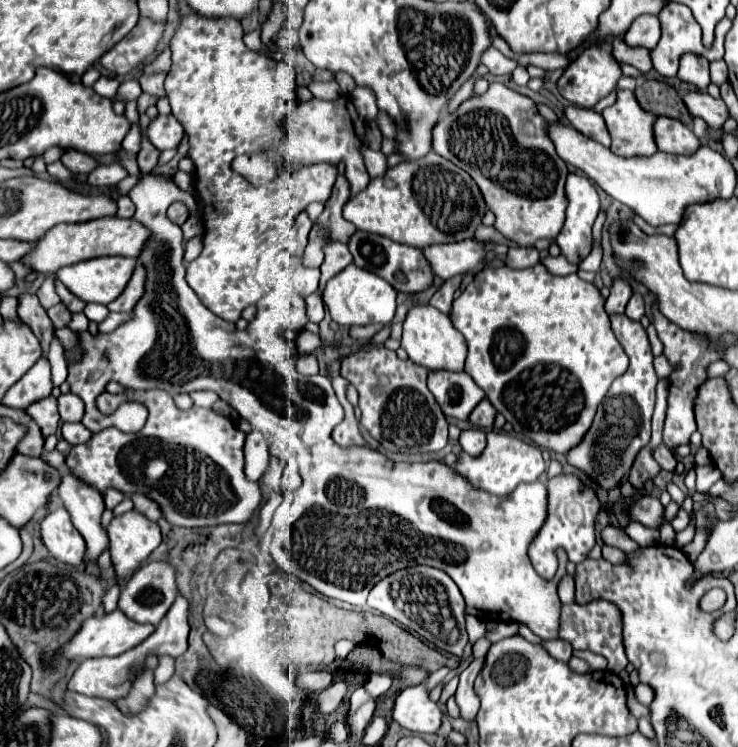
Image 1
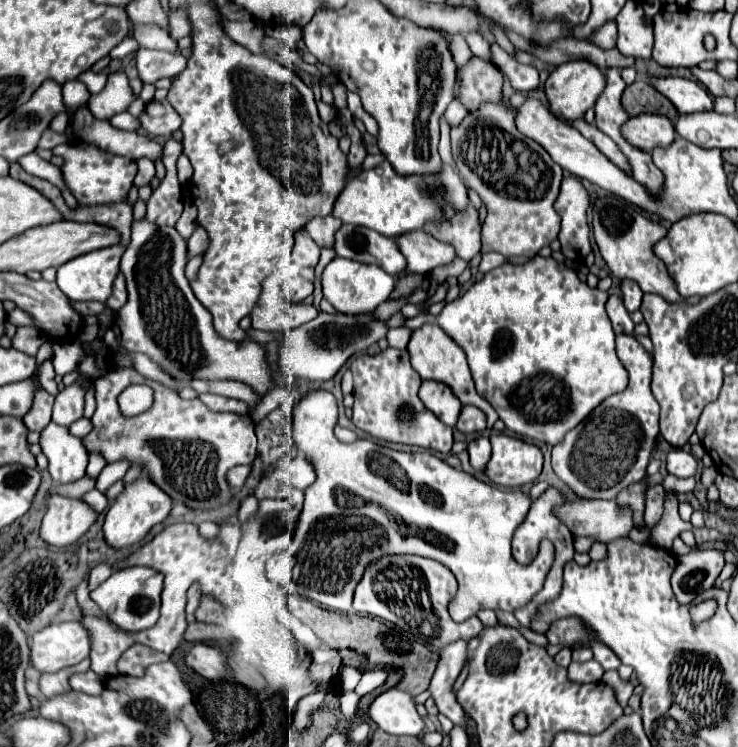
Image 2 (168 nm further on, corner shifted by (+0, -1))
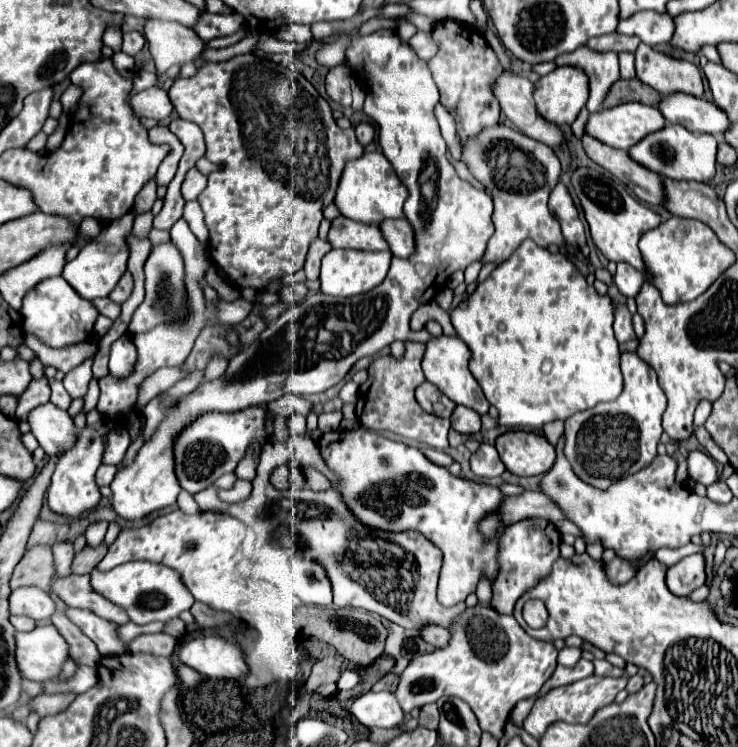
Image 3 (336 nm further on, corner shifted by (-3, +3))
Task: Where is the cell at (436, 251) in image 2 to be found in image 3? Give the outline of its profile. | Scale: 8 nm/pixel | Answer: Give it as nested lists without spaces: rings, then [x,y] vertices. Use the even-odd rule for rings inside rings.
[[[406,218],[380,222],[378,228],[384,234],[384,240],[388,242],[388,248],[394,256],[408,258],[414,252],[414,234]]]

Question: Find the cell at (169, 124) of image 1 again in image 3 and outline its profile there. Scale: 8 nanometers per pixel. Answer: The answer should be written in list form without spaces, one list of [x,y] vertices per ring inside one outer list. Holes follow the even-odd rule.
[[[152,86],[148,90],[142,90],[130,98],[130,104],[138,116],[144,118],[156,118],[164,120],[172,112],[172,102],[168,98],[168,92],[160,86]]]

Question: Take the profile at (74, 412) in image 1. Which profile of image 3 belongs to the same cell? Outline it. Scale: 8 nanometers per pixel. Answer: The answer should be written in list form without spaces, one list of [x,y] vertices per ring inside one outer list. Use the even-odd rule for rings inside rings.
[[[86,358],[82,364],[78,364],[64,376],[62,384],[72,398],[82,398],[88,392],[90,380],[92,380],[92,358]]]

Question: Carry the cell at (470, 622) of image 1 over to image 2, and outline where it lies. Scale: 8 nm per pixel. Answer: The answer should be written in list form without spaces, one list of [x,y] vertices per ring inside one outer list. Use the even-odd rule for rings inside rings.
[[[465,640],[453,642],[447,648],[443,648],[439,652],[439,656],[441,656],[441,660],[433,674],[431,686],[429,686],[431,696],[441,714],[445,714],[453,724],[465,726],[465,712],[463,712],[461,704],[457,702],[457,696],[453,694],[453,682],[457,682],[463,666],[465,666],[467,642]]]

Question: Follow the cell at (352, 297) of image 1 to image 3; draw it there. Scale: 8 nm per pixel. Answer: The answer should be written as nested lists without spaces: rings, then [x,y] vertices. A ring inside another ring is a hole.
[[[330,250],[322,258],[322,268],[320,268],[320,290],[328,296],[356,296],[364,294],[372,288],[376,288],[388,274],[390,268],[390,258],[392,254],[388,250],[384,252],[360,252],[360,250]]]

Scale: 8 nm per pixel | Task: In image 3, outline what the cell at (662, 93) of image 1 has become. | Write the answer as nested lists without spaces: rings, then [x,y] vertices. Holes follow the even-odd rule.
[[[638,78],[618,80],[616,84],[612,84],[612,90],[604,98],[604,108],[614,108],[614,106],[626,104],[626,102],[640,102],[646,106],[658,106],[660,94],[654,88],[640,82]]]

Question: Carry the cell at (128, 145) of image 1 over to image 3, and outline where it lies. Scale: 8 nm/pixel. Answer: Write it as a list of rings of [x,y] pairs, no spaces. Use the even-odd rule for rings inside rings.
[[[148,182],[142,192],[136,196],[136,204],[134,204],[134,214],[142,214],[142,212],[148,212],[156,202],[156,182]]]

